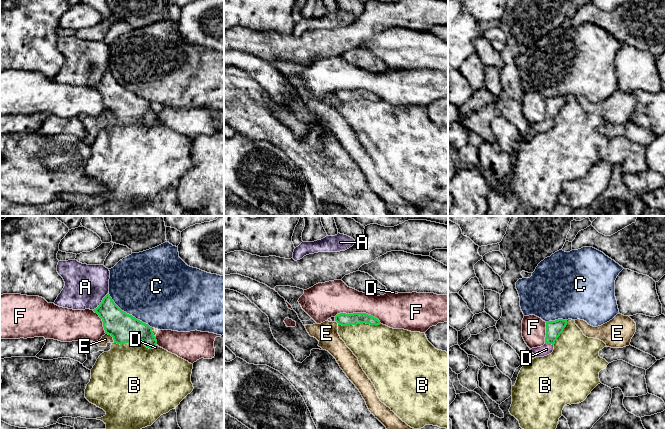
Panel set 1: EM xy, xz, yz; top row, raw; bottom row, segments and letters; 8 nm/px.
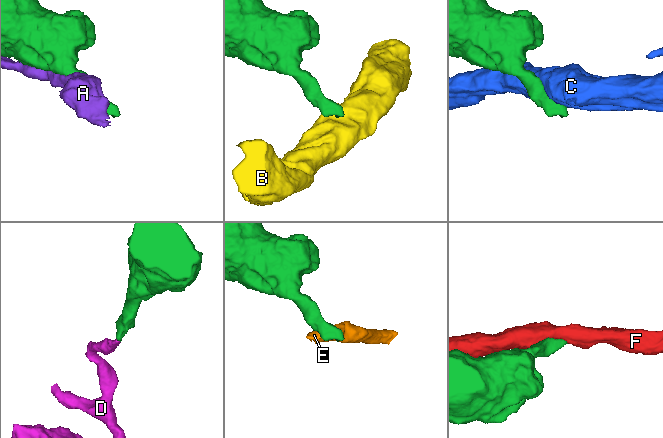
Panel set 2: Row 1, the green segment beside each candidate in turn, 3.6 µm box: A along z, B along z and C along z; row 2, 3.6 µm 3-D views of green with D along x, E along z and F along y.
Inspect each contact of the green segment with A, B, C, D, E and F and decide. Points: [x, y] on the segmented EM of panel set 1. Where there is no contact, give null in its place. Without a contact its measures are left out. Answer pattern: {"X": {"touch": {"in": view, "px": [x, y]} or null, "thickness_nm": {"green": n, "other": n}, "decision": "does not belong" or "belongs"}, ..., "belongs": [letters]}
{"A": {"touch": {"in": "xy", "px": [101, 302]}, "thickness_nm": {"green": 220, "other": 340}, "decision": "does not belong"}, "B": {"touch": {"in": "xz", "px": [359, 323]}, "thickness_nm": {"green": 100, "other": 360}, "decision": "does not belong"}, "C": {"touch": {"in": "xy", "px": [128, 314]}, "thickness_nm": {"green": 240, "other": 480}, "decision": "does not belong"}, "D": {"touch": {"in": "yz", "px": [549, 343]}, "thickness_nm": {"green": 130, "other": 90}, "decision": "belongs"}, "E": {"touch": {"in": "xy", "px": [112, 336]}, "thickness_nm": {"green": 240, "other": 70}, "decision": "does not belong"}, "F": {"touch": {"in": "xz", "px": [358, 313]}, "thickness_nm": {"green": 100, "other": 280}, "decision": "does not belong"}, "belongs": ["D"]}

